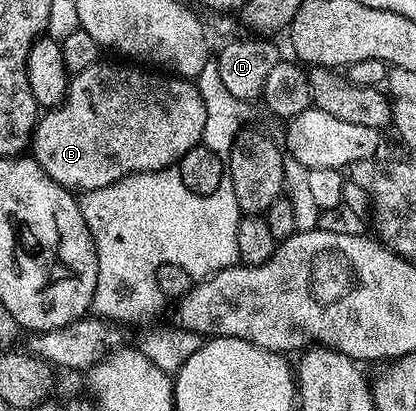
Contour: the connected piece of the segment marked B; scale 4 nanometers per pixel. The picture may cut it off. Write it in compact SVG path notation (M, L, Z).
M99 60L92 63L90 67L84 68L83 71L75 73L73 77L69 79L69 86L63 101L53 109L47 109L45 113L39 117L37 124L34 126L34 132L28 145L29 153L38 161L40 168L44 168L44 172L47 176L52 180L56 180L56 184L60 184L65 190L85 192L87 190L95 190L96 188L108 188L113 182L118 182L130 174L143 174L144 172L152 172L153 170L165 170L173 167L192 147L202 142L205 108L200 92L197 90L193 81L177 76L167 76L162 72L151 72L146 68L133 70L133 68L130 67L133 65L130 64L122 65L126 66L113 66L110 62Z

